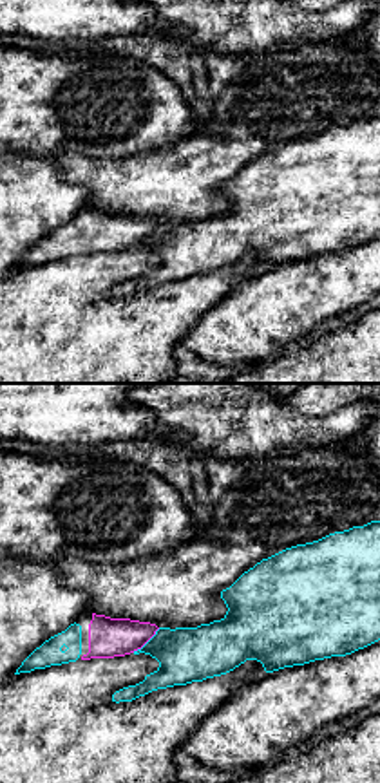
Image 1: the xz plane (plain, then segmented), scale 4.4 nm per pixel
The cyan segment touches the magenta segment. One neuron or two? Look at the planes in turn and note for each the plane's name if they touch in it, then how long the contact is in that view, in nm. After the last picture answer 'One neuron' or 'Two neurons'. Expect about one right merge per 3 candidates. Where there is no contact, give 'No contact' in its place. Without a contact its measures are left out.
Touches cyan in xz. Shared border 170 nm

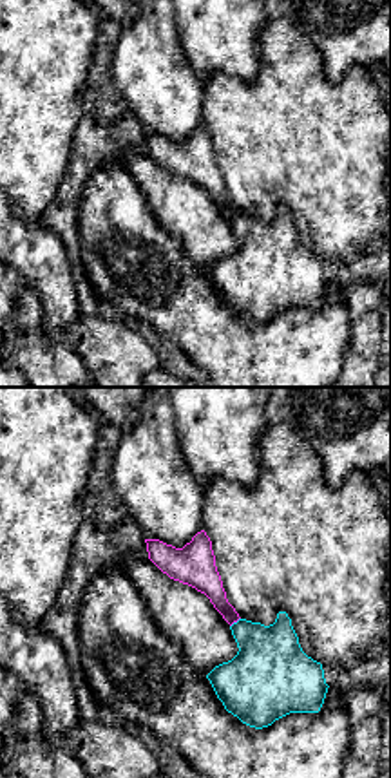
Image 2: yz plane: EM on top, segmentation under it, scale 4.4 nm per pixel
Touches cyan in yz. Shared border 60 nm

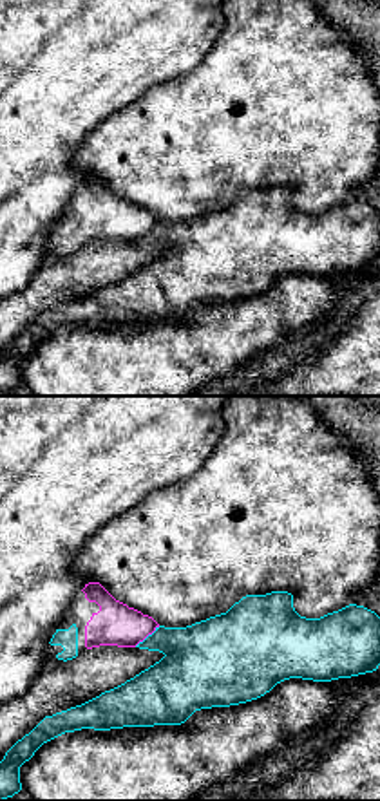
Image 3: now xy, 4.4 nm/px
Touches cyan in xy. Shared border 150 nm

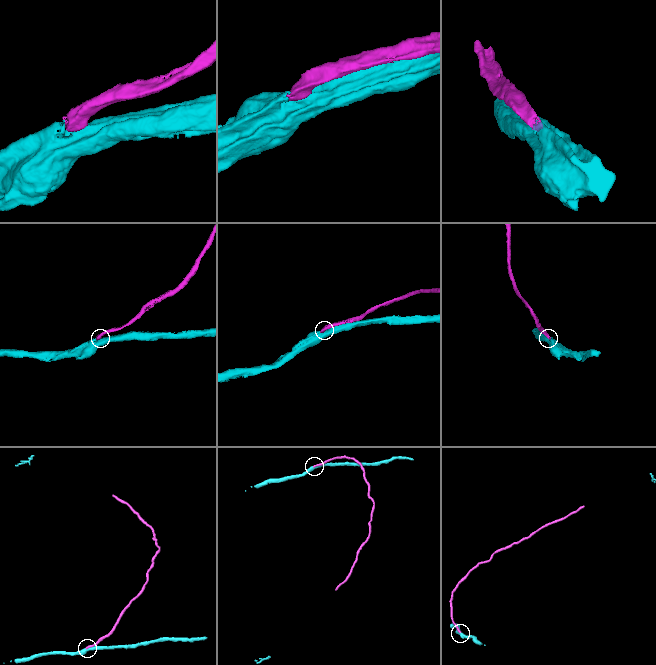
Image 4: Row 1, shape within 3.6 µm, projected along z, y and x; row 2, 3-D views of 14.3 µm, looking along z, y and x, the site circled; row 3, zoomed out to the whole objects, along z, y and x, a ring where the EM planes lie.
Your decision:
One neuron

